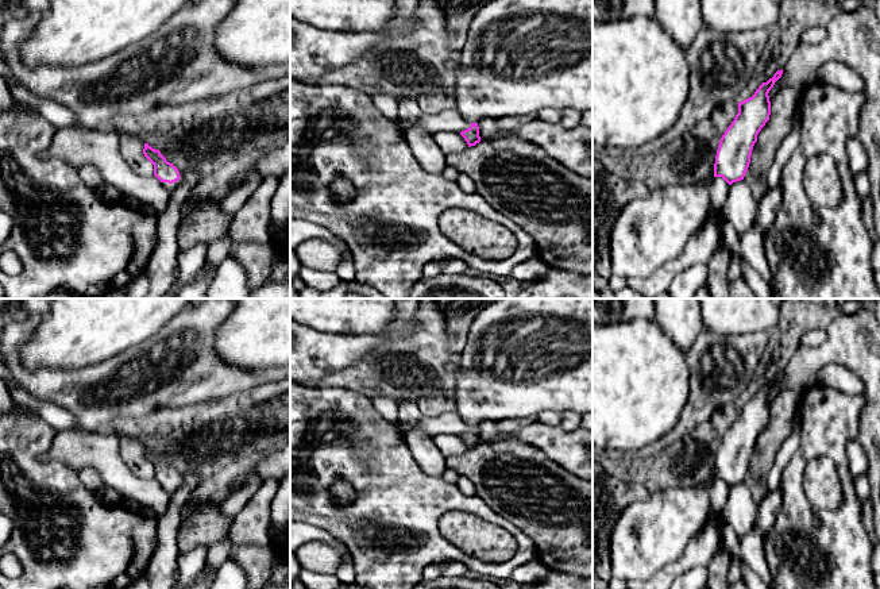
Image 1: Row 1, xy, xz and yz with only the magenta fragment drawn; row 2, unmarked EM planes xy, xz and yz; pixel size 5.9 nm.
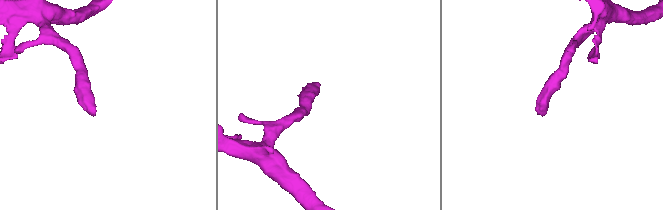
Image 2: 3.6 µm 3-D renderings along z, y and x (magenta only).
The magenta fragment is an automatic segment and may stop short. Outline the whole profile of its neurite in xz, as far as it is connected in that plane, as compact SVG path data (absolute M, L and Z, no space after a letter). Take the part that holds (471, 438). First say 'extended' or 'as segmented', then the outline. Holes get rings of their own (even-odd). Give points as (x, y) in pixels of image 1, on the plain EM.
extended; M498 299L474 319L459 358L456 413L471 426L460 438L468 450L480 444L480 421L526 419L543 411L593 415L593 299Z

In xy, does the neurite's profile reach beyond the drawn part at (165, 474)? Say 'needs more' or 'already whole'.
needs more

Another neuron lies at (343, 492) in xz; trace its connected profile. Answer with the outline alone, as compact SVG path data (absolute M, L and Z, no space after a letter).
M335 482L331 488L335 503L340 507L350 505L355 500L355 489L348 482Z

